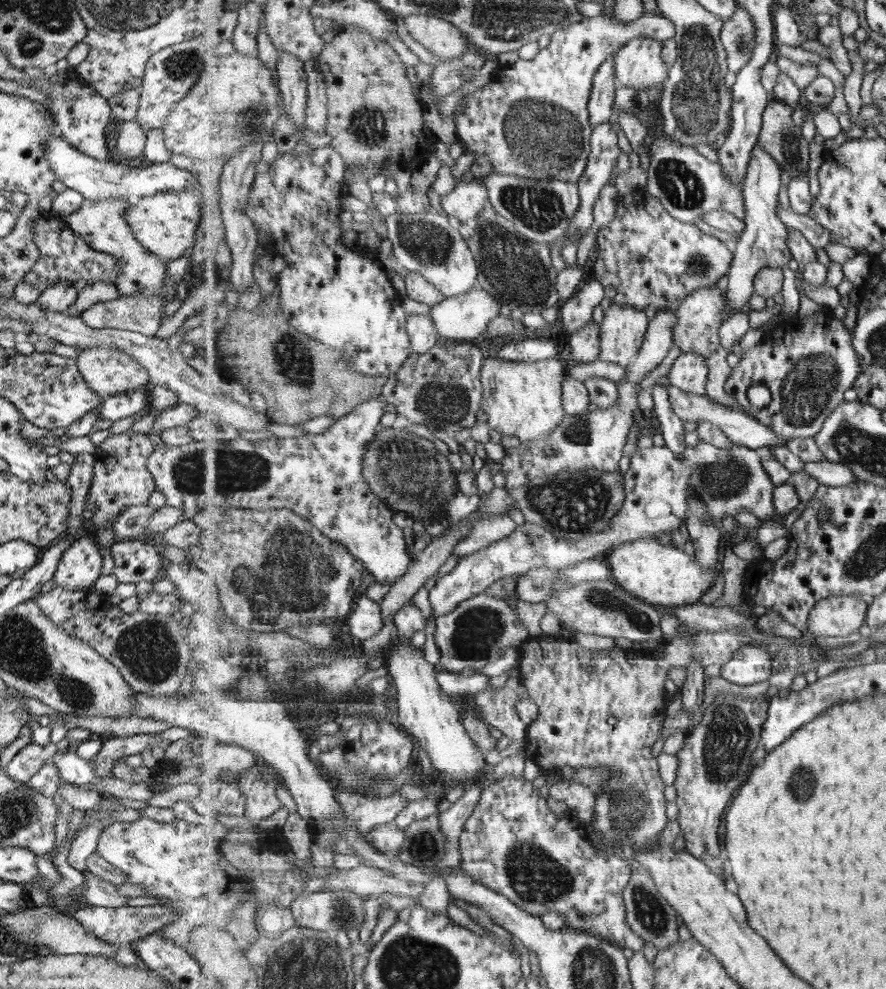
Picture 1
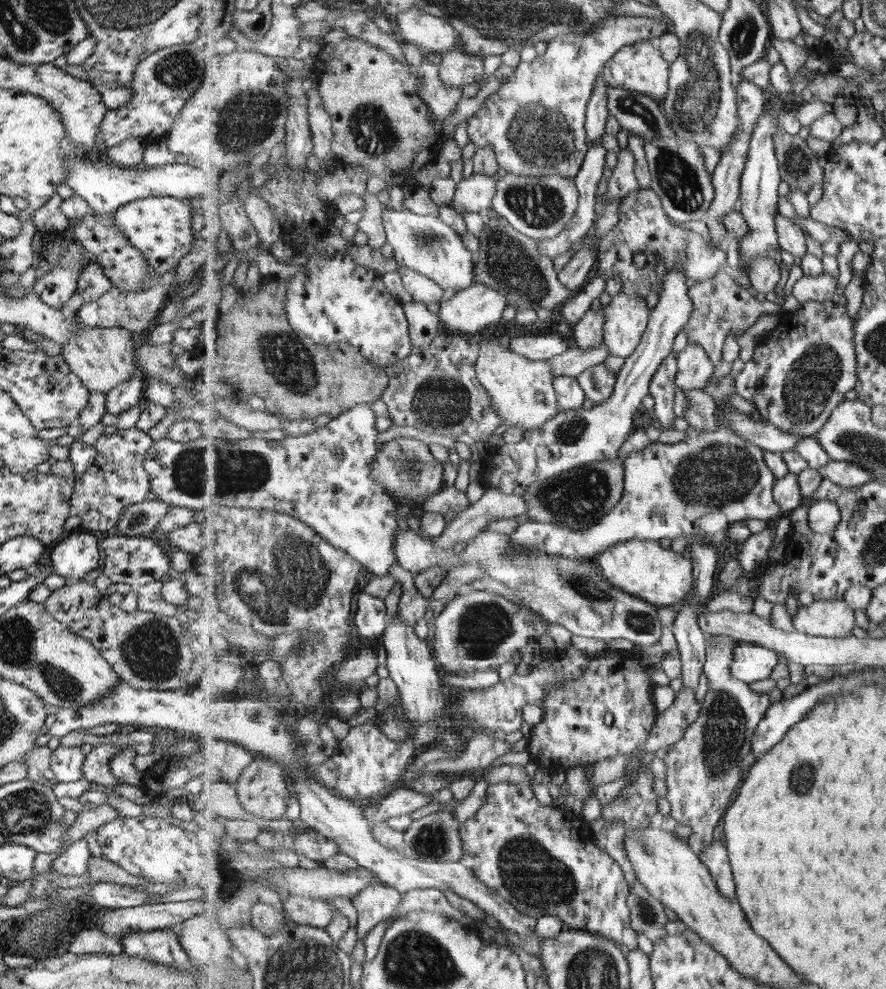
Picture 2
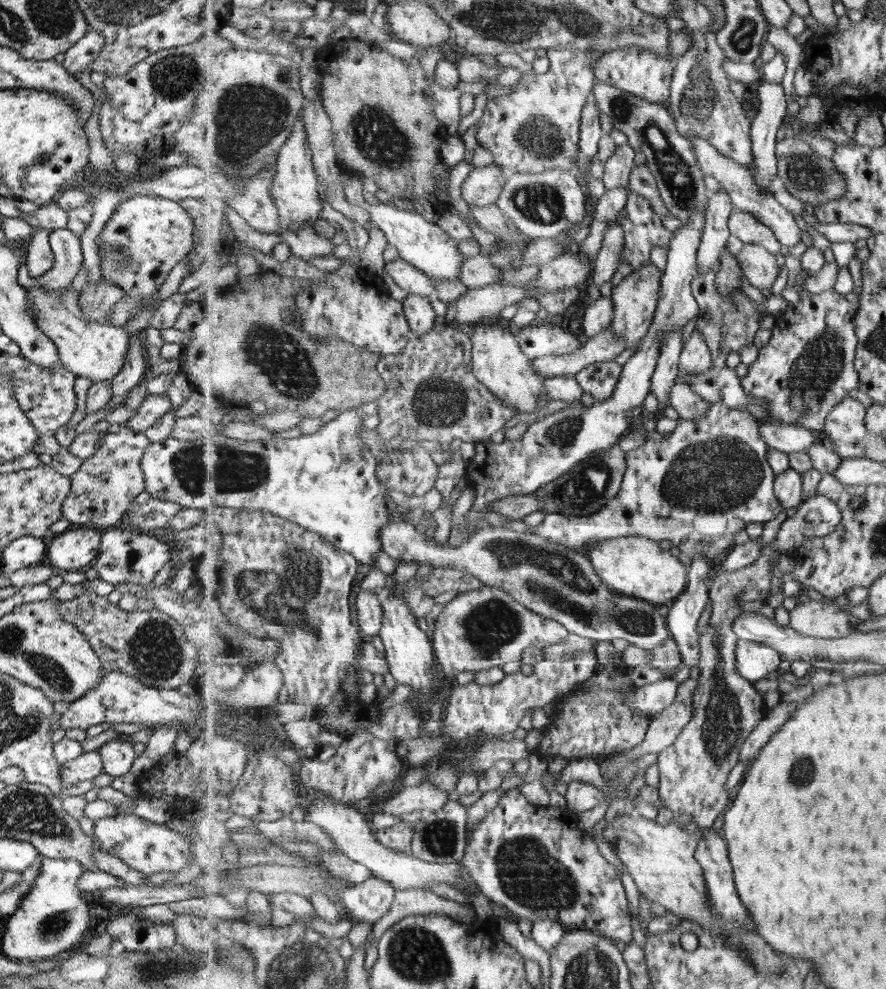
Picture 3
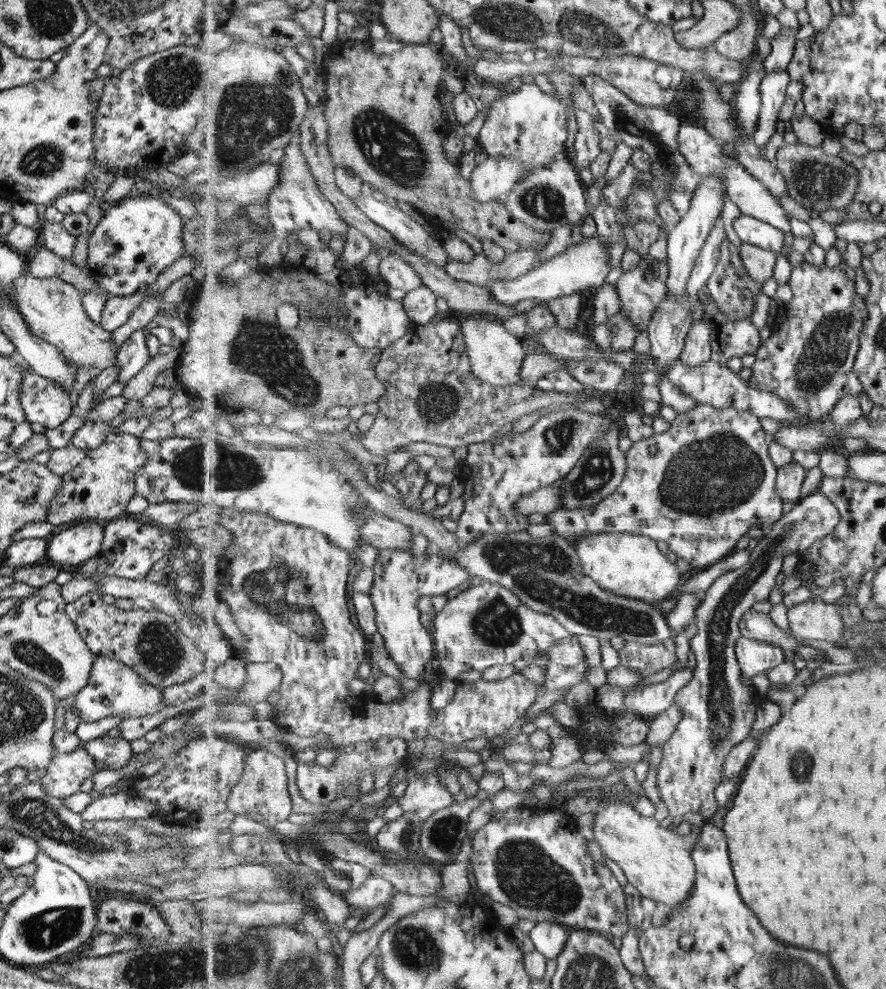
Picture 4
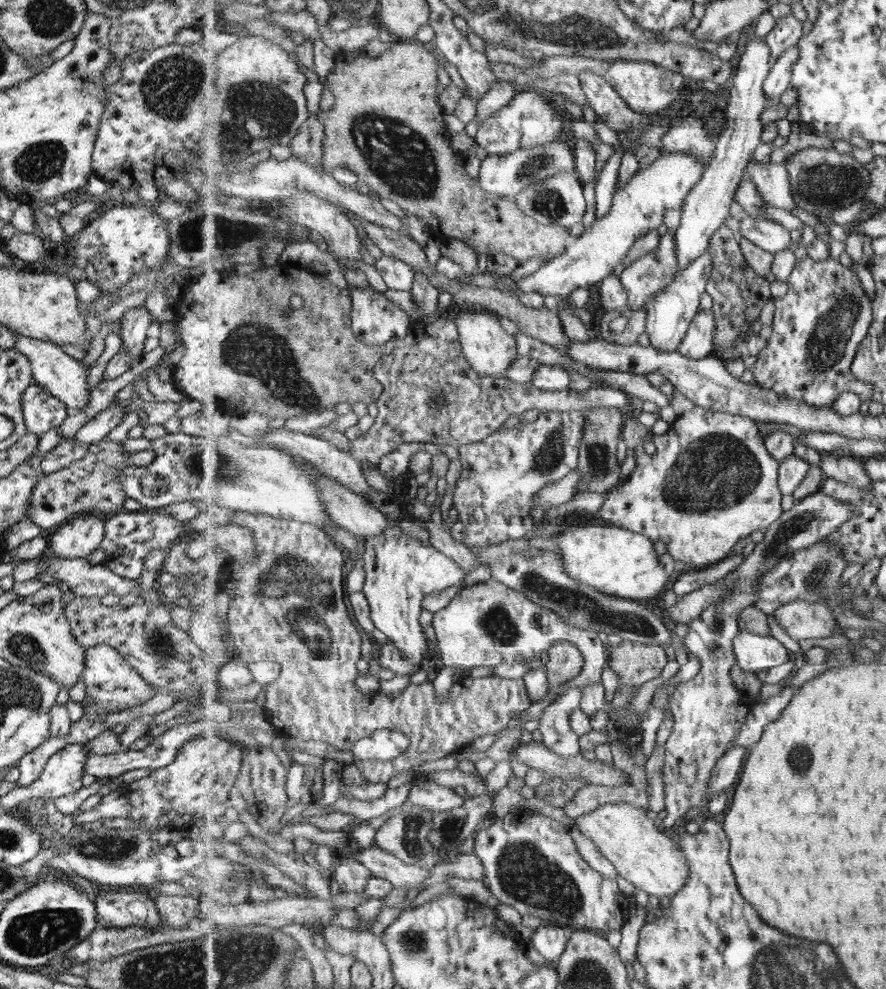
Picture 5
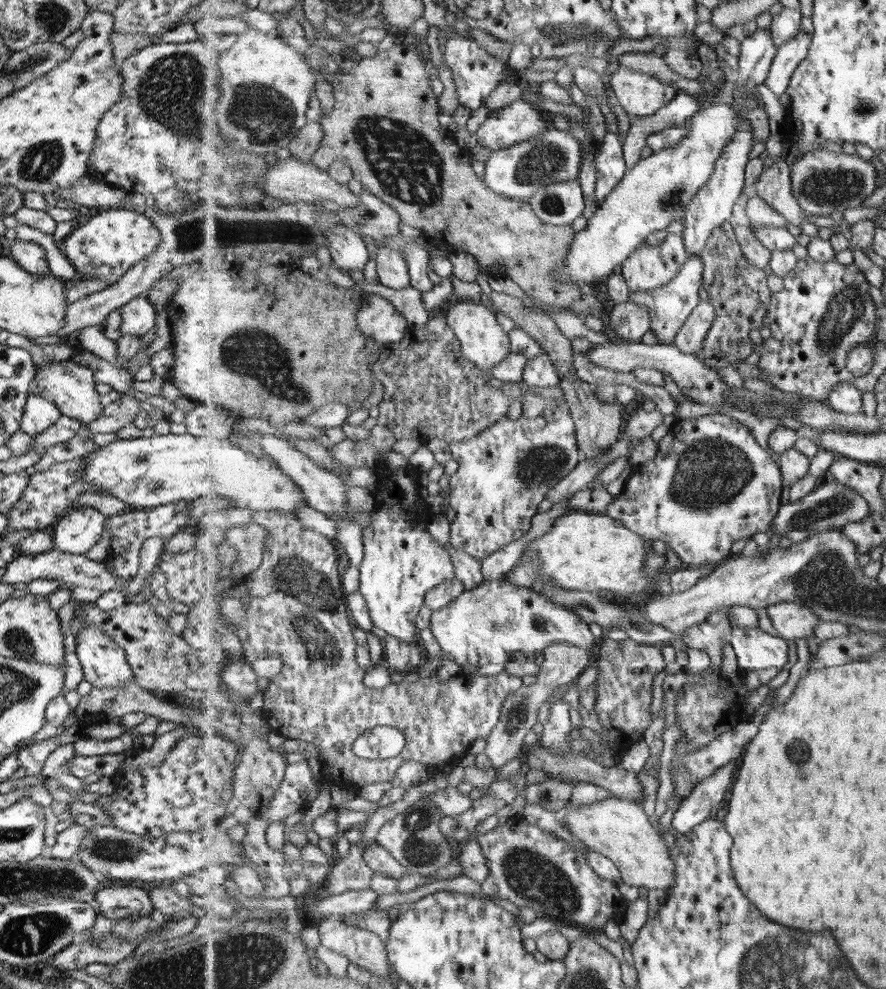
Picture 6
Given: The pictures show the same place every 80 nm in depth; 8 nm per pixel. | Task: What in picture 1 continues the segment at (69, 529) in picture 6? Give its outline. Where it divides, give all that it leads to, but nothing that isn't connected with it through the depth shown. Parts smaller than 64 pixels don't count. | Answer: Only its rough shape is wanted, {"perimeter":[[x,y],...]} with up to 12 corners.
{"perimeter":[[89,538],[63,551],[53,574],[63,590],[91,590],[102,557]]}

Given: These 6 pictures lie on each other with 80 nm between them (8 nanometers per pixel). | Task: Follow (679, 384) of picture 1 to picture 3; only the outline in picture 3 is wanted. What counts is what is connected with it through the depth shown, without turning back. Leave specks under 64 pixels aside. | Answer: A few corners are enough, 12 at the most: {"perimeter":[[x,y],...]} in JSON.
{"perimeter":[[693,330],[680,356],[679,375],[713,368],[712,351]]}

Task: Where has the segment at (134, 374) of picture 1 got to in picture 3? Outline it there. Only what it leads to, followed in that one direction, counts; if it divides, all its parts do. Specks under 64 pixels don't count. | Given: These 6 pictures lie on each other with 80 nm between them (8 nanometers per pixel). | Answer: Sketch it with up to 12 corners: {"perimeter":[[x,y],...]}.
{"perimeter":[[24,289],[36,327],[75,376],[110,381],[129,334],[73,290]]}

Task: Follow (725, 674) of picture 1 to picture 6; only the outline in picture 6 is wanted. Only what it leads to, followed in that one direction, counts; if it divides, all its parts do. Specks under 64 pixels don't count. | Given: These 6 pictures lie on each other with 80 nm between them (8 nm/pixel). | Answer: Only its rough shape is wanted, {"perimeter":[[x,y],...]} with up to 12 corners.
{"perimeter":[[734,627],[729,642],[743,671],[783,668],[787,641]]}

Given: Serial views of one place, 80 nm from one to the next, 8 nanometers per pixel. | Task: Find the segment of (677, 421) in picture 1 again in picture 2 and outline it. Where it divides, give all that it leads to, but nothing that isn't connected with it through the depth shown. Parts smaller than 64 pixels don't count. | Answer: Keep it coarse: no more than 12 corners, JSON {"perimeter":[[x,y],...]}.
{"perimeter":[[671,353],[652,378],[654,414],[663,426],[675,422],[678,355]]}

